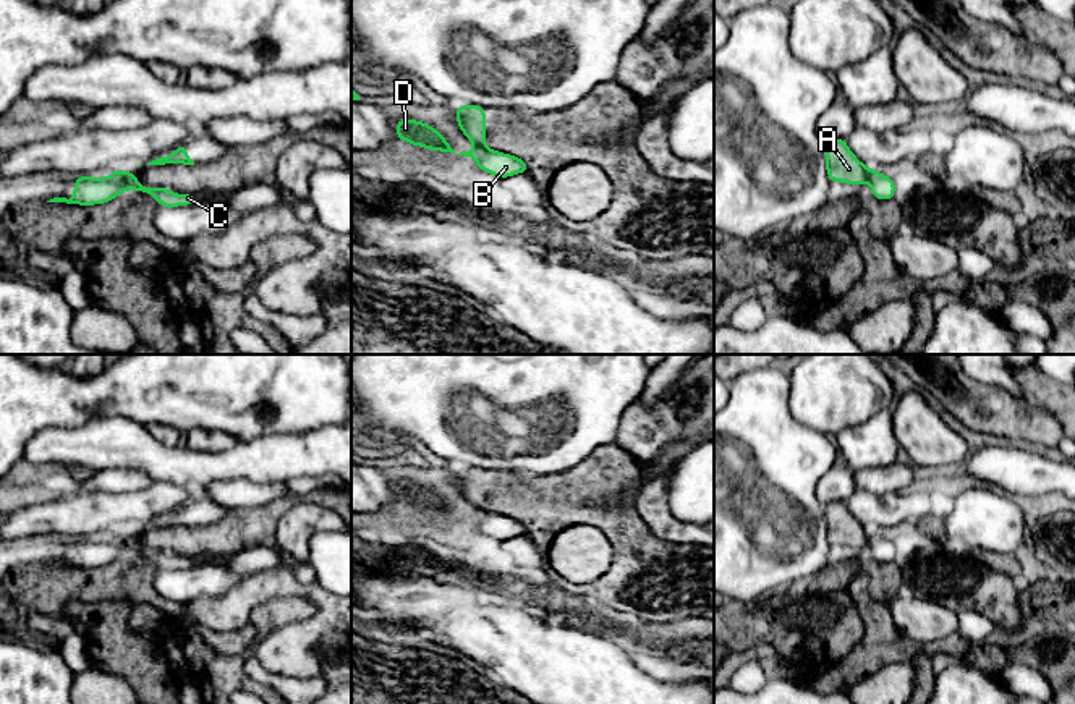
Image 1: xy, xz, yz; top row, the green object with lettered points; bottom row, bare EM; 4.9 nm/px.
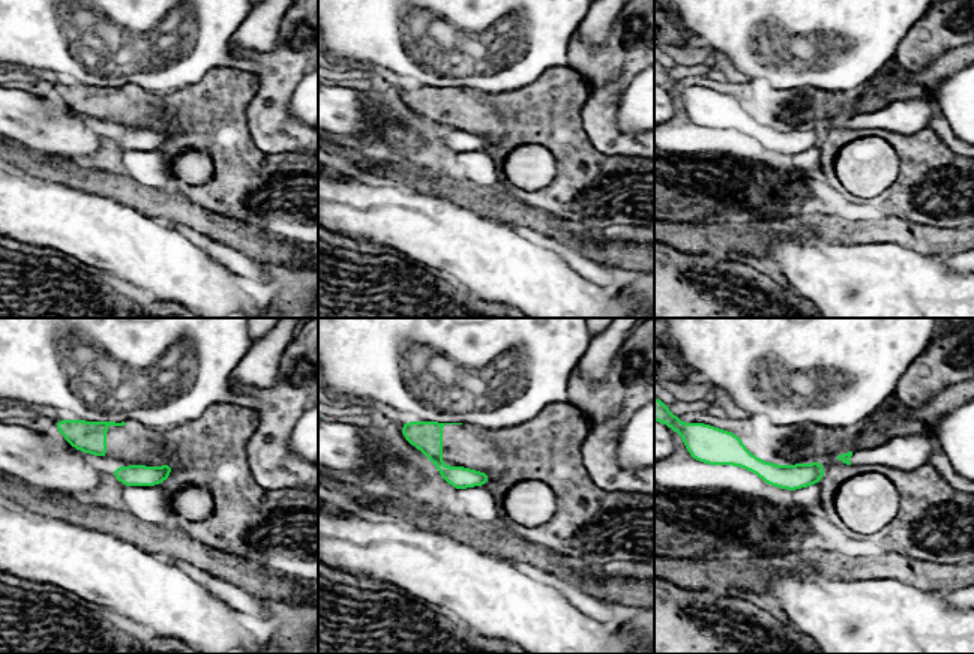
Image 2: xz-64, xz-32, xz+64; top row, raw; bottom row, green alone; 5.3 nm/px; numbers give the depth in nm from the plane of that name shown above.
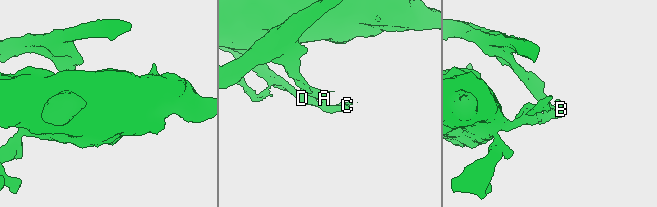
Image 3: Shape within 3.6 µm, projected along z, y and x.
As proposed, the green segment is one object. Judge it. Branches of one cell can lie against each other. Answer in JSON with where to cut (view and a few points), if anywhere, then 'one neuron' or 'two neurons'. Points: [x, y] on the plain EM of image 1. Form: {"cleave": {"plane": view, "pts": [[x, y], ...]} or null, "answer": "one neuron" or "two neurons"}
{"cleave": {"plane": "xz", "pts": [[475, 510], [486, 512]]}, "answer": "two neurons"}

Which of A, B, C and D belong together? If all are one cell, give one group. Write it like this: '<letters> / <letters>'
A / B C D

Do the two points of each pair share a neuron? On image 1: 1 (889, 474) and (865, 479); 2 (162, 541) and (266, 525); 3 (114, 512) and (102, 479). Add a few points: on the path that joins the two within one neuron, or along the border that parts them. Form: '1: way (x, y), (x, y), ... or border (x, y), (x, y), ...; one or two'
1: way (883, 479), (871, 479); one
2: way (188, 541), (222, 539), (240, 528); one
3: border (143, 487), (133, 492), (83, 491); two

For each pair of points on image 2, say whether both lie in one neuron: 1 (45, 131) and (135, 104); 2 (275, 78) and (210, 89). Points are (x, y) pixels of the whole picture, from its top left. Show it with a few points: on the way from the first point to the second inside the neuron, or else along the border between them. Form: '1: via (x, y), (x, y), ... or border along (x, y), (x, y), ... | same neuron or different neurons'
1: border along (72, 110), (102, 122), (110, 122), (120, 129) | different neurons
2: border along (233, 65), (248, 68), (258, 80), (245, 114) | different neurons

